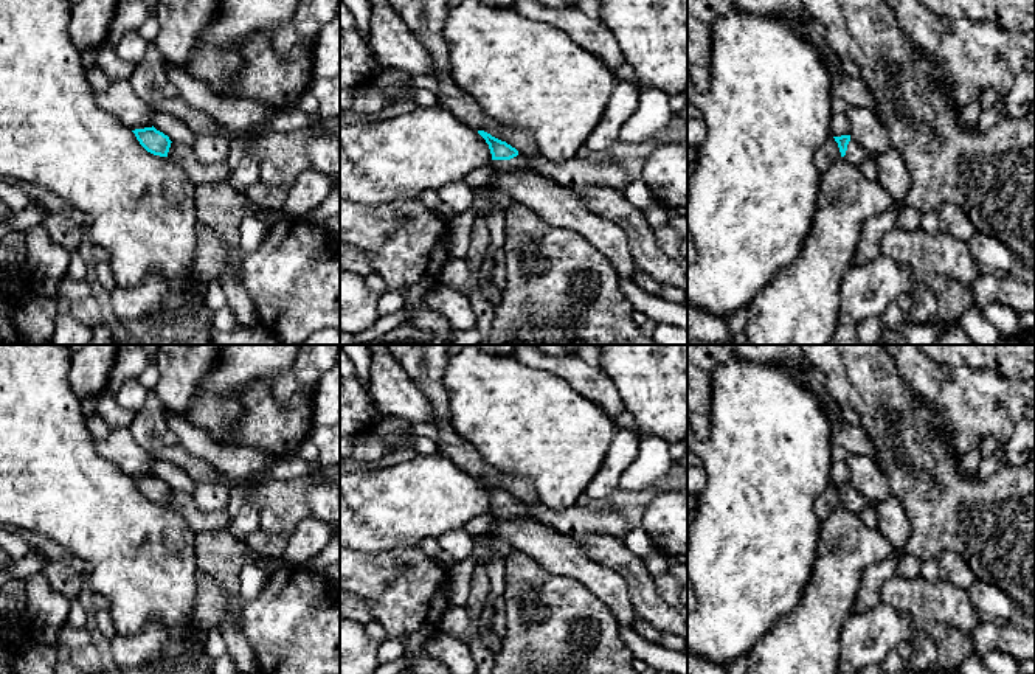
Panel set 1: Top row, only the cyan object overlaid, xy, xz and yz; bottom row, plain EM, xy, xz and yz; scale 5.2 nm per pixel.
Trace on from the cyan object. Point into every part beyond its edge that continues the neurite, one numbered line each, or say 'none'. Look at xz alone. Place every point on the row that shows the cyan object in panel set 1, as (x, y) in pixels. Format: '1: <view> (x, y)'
1: xz (519, 163)

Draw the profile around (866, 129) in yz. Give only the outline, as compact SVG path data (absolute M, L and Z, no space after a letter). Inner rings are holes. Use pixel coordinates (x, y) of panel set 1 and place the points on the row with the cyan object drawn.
M849 106L846 116L850 123L850 138L874 155L883 154L892 146L886 127L869 107Z

